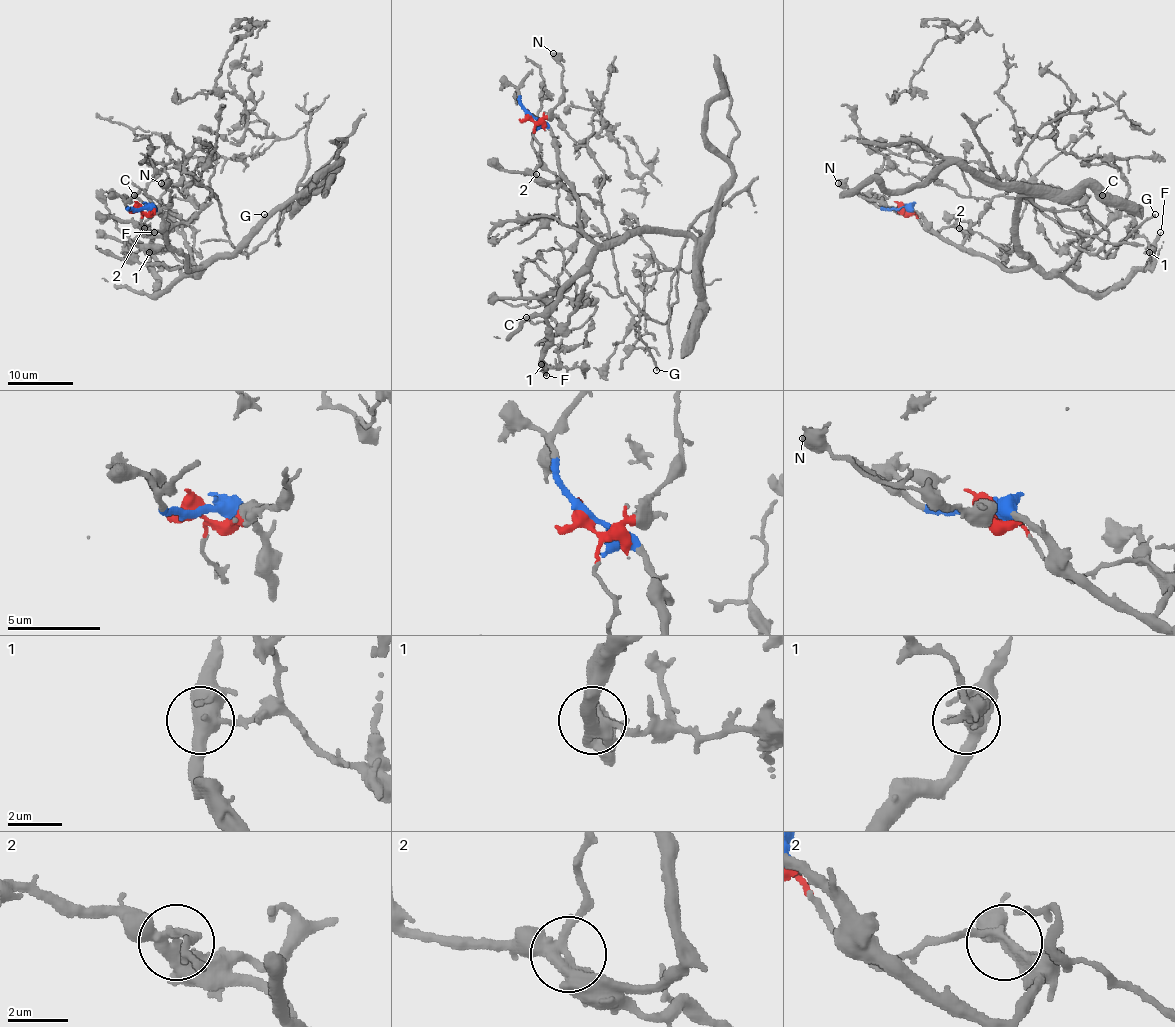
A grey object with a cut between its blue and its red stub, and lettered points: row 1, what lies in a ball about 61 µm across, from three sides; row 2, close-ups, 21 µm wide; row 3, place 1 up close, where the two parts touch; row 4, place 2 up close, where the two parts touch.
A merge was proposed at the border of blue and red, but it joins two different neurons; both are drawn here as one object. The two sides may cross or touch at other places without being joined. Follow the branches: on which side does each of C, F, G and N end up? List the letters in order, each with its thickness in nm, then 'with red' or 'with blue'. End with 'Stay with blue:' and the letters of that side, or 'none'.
C: 200 nm | with blue
F: 280 nm | with blue
G: 190 nm | with red
N: 650 nm | with red
Stay with blue: C, F

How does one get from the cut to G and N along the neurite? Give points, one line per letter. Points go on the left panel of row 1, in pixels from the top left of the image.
G: (138, 209), (148, 232), (161, 232), (189, 222), (213, 196), (225, 234), (248, 258), (264, 214)
N: (138, 209), (148, 212), (164, 207), (171, 201), (171, 191), (161, 183)

